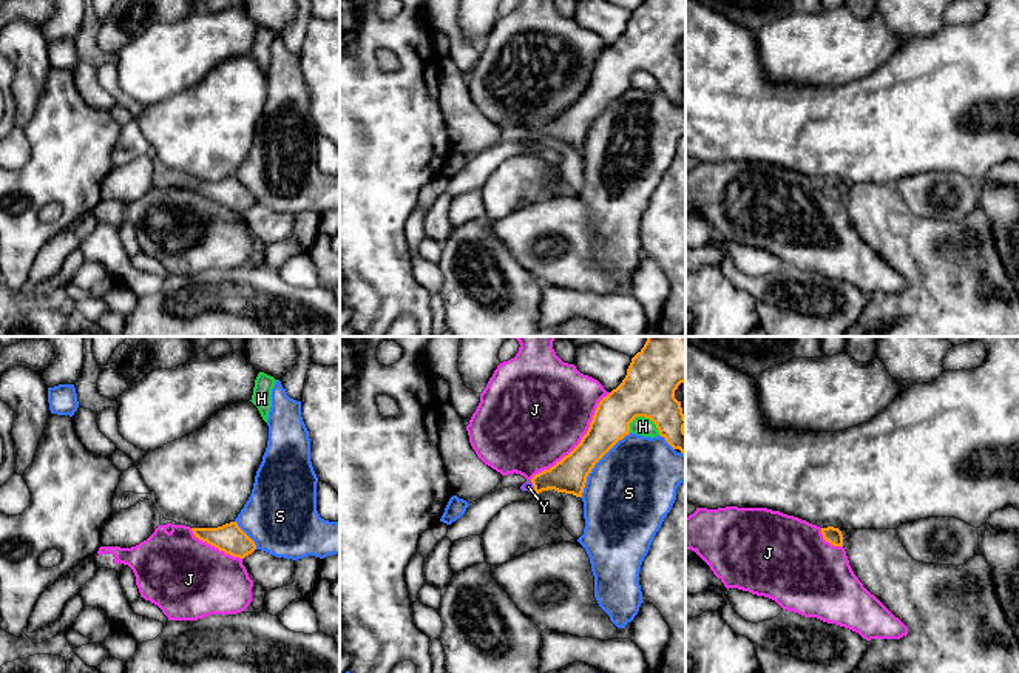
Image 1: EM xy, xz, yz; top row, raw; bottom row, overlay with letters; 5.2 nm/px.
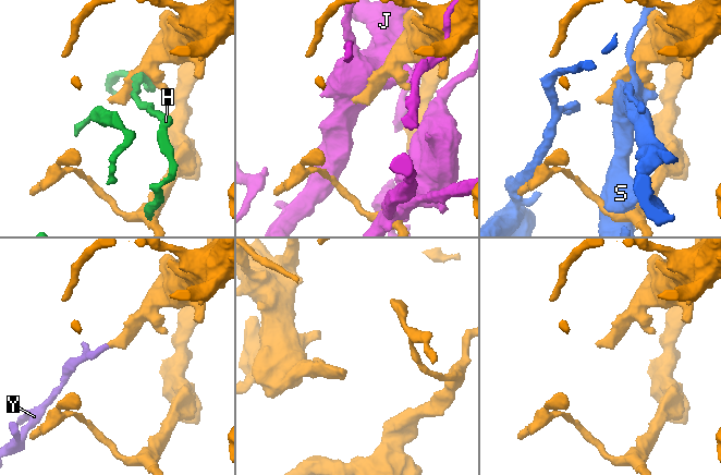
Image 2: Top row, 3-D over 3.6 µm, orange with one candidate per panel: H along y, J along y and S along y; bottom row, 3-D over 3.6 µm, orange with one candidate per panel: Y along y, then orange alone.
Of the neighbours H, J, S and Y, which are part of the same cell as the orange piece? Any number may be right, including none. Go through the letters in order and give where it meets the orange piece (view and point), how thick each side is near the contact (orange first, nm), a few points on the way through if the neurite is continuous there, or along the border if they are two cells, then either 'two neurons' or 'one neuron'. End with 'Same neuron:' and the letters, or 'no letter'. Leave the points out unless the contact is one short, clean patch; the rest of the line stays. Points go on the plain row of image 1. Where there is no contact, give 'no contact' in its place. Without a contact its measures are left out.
H: meets orange in xz at (647, 71); 280 nm thick on the orange side, 100 nm on the other; two neurons
J: meets orange in xz at (581, 96); 200 nm thick on the orange side, 480 nm on the other; two neurons
S: meets orange in xz at (596, 116); 200 nm thick on the orange side, 460 nm on the other; two neurons
Y: meets orange in xz at (533, 139); 180 nm thick on the orange side, 50 nm on the other; runs through xz (568, 130), (547, 133), (533, 139), (528, 141); one neuron
Same neuron: Y

